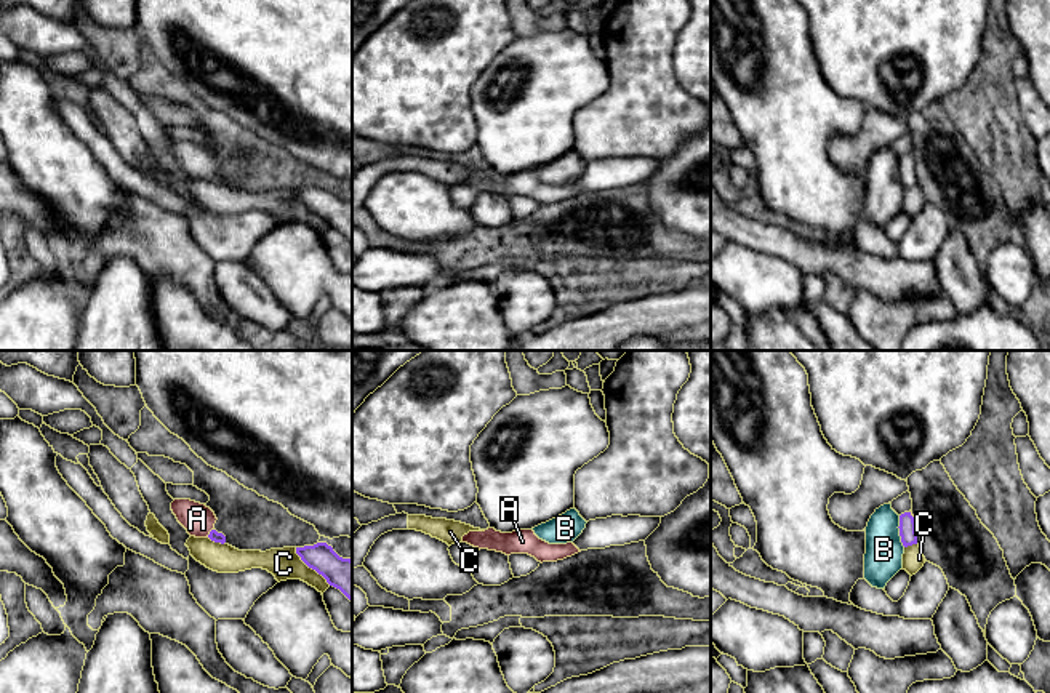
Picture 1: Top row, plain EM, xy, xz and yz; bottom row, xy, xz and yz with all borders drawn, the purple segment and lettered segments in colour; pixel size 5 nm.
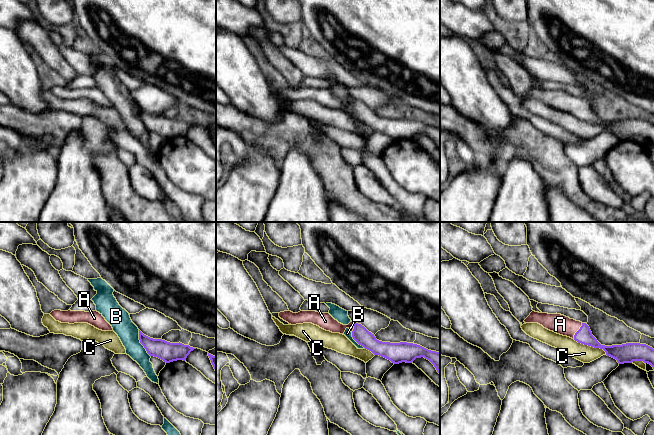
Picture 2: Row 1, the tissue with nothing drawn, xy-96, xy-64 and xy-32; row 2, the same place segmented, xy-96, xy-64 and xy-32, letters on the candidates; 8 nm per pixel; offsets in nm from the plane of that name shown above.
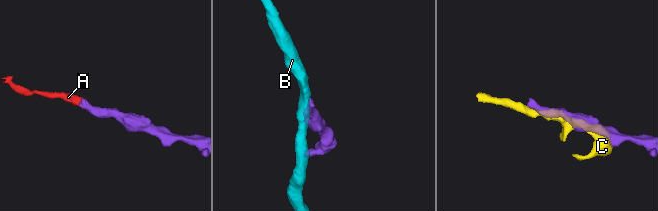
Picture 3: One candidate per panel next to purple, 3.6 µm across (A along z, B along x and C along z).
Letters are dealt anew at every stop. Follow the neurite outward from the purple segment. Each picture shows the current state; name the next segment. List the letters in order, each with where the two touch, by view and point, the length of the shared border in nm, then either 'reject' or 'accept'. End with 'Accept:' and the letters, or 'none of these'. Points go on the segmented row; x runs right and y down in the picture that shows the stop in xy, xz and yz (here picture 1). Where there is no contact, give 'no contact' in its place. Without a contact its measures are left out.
A: xy (210, 533) | 50 nm | accept
B: yz (900, 532) | 160 nm | reject
C: xy (311, 567) | 260 nm | reject
Accept: A

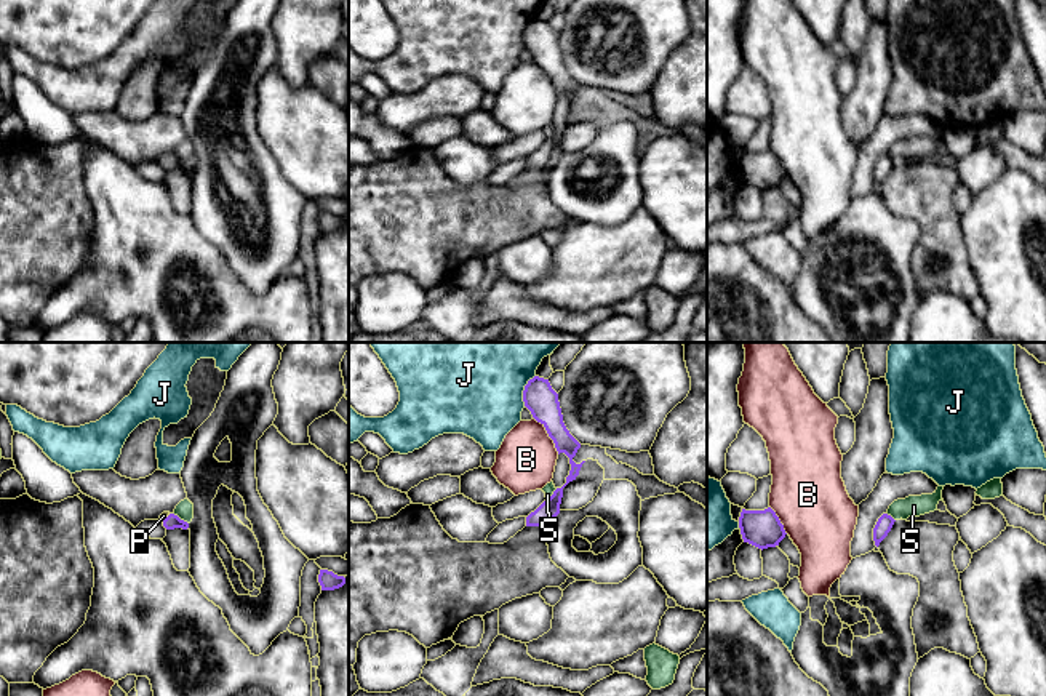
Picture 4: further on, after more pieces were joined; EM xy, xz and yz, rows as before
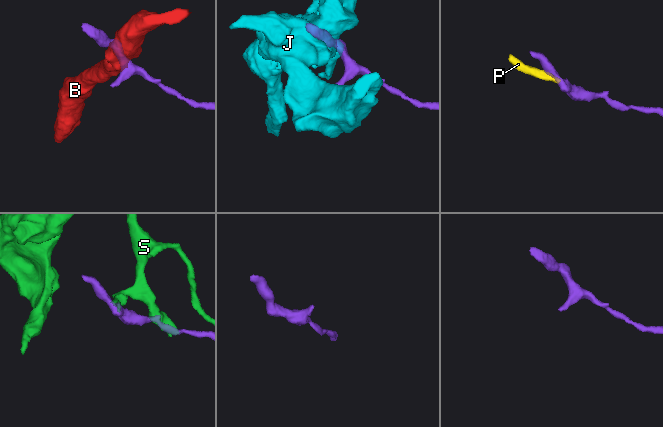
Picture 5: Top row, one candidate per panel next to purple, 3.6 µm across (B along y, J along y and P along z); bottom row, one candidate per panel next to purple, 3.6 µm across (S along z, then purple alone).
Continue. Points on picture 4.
B: xz (549, 436) | 220 nm | reject
J: xz (523, 391) | 170 nm | reject
P: xy (165, 519) | 60 nm | accept
S: xy (179, 519) | 100 nm | reject
Accept: P

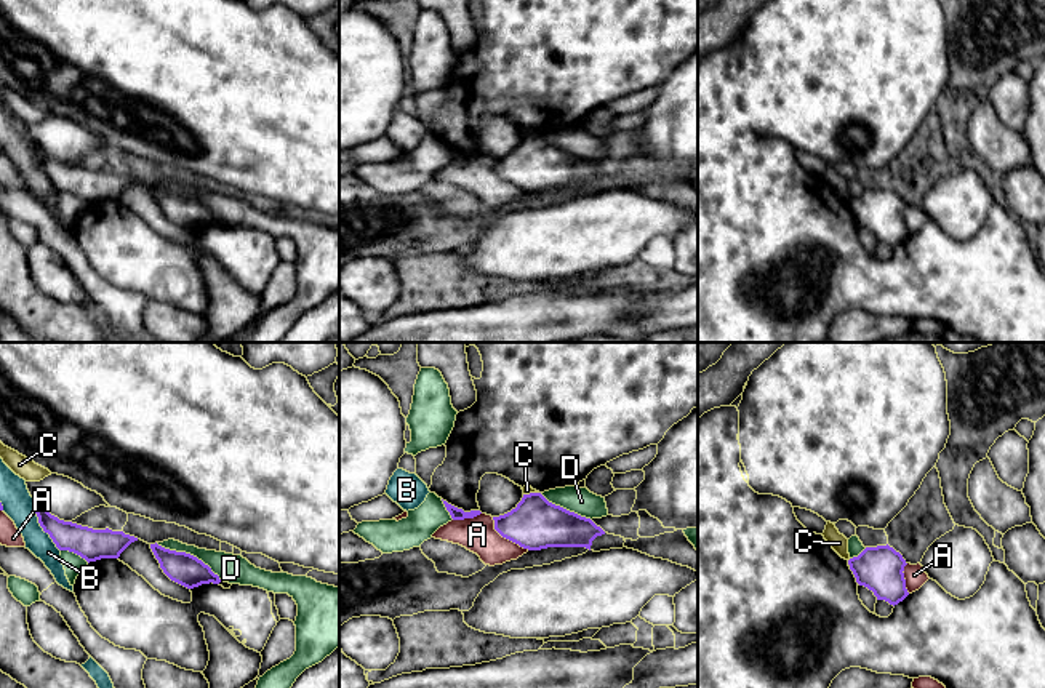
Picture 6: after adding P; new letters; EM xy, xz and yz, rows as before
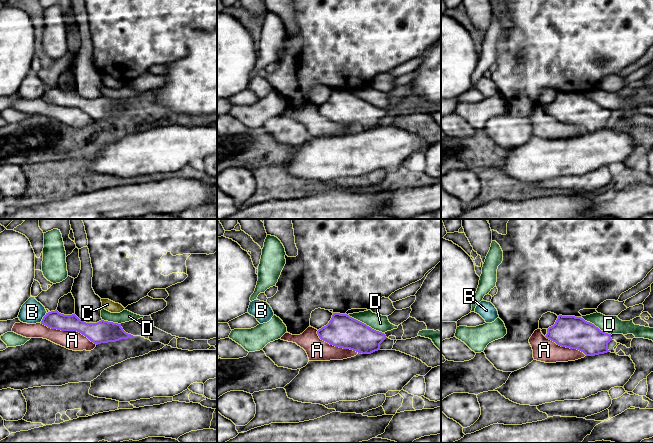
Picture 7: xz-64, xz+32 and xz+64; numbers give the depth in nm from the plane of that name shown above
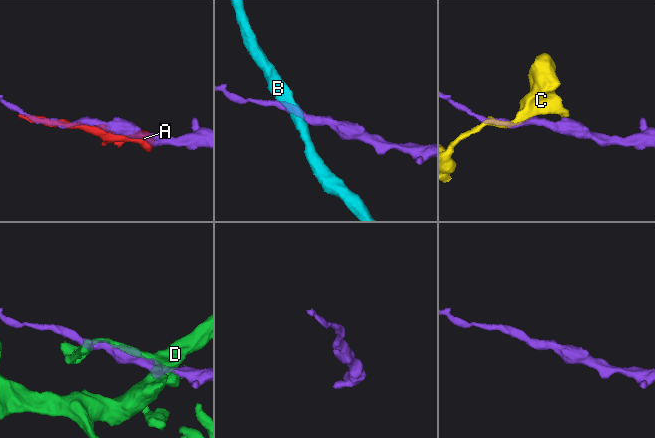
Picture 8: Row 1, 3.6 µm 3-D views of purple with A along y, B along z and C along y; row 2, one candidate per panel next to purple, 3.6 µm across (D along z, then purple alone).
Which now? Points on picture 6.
A: xz (506, 538) | 260 nm | reject
B: xy (40, 525) | 280 nm | reject
C: xz (530, 493) | 80 nm | reject
D: xy (189, 554) | 380 nm | reject
Accept: none of these

